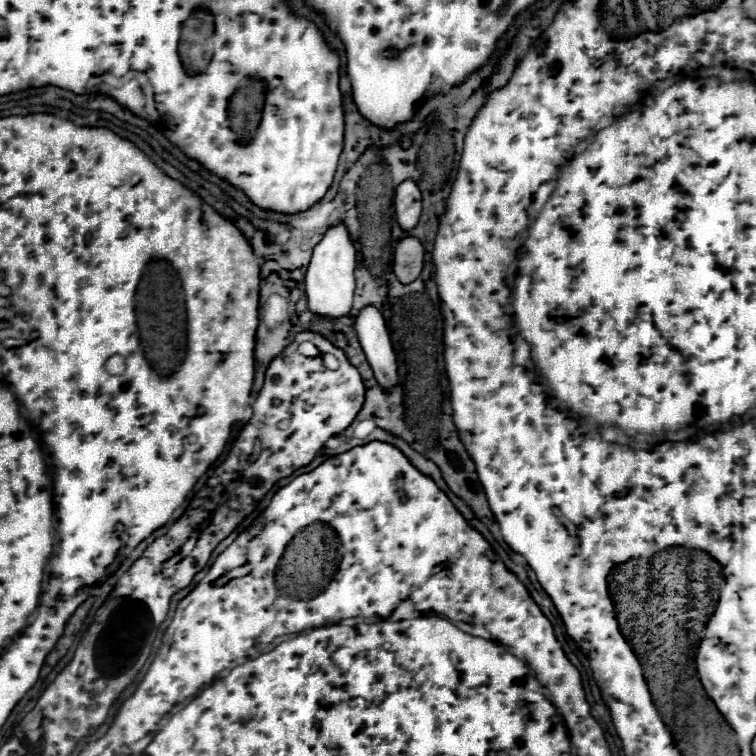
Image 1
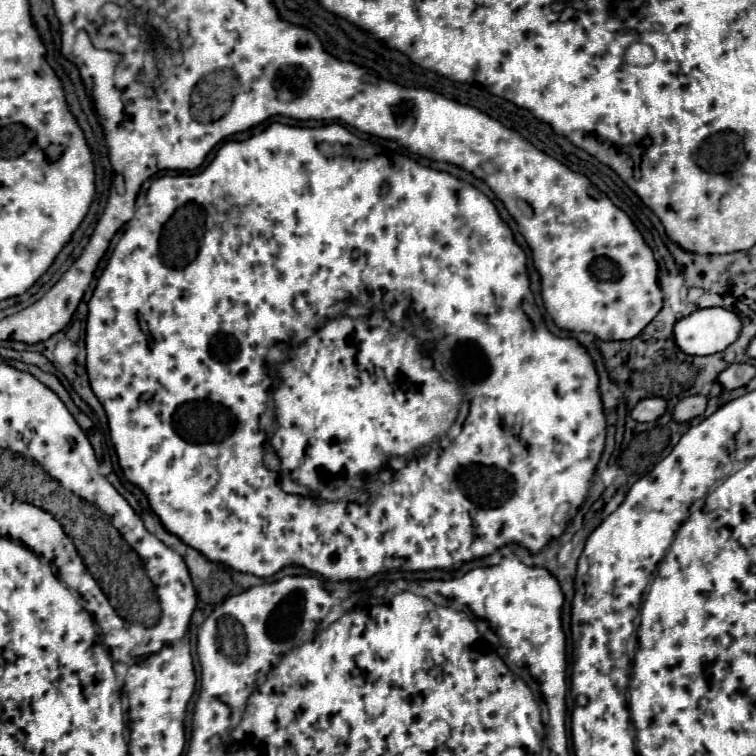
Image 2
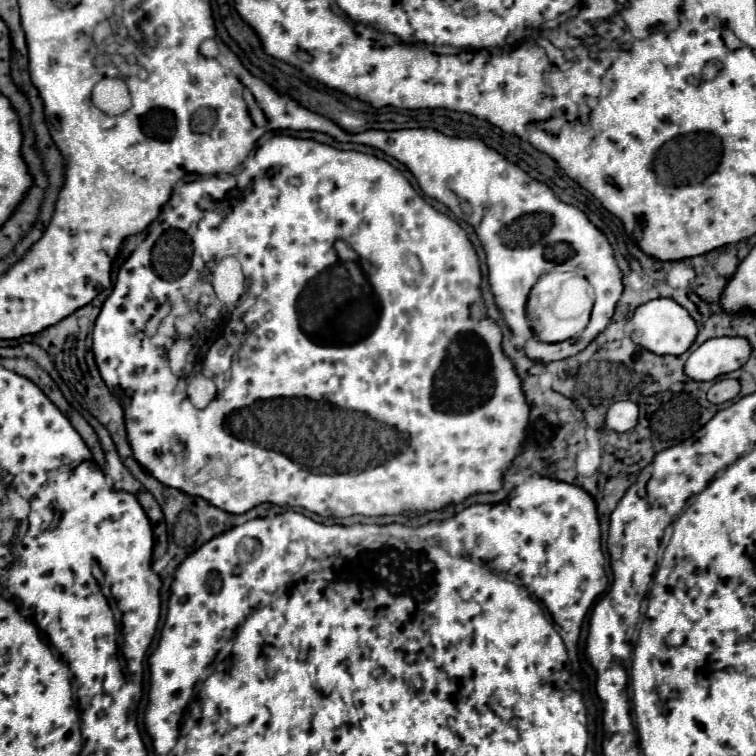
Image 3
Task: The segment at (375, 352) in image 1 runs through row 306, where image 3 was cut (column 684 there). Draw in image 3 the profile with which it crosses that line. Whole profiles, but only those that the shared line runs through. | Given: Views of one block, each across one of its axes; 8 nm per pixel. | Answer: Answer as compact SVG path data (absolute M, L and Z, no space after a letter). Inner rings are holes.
M712 338L700 344L684 364L684 374L696 382L708 382L738 370L750 356L746 338Z

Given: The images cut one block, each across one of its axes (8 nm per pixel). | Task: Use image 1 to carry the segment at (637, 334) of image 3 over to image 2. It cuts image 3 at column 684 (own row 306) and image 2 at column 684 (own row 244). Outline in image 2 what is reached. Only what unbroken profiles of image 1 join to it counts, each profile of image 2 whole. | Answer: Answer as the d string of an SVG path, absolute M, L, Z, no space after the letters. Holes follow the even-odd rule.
M700 308L674 326L676 346L684 354L708 356L728 348L740 336L740 318L724 308Z

